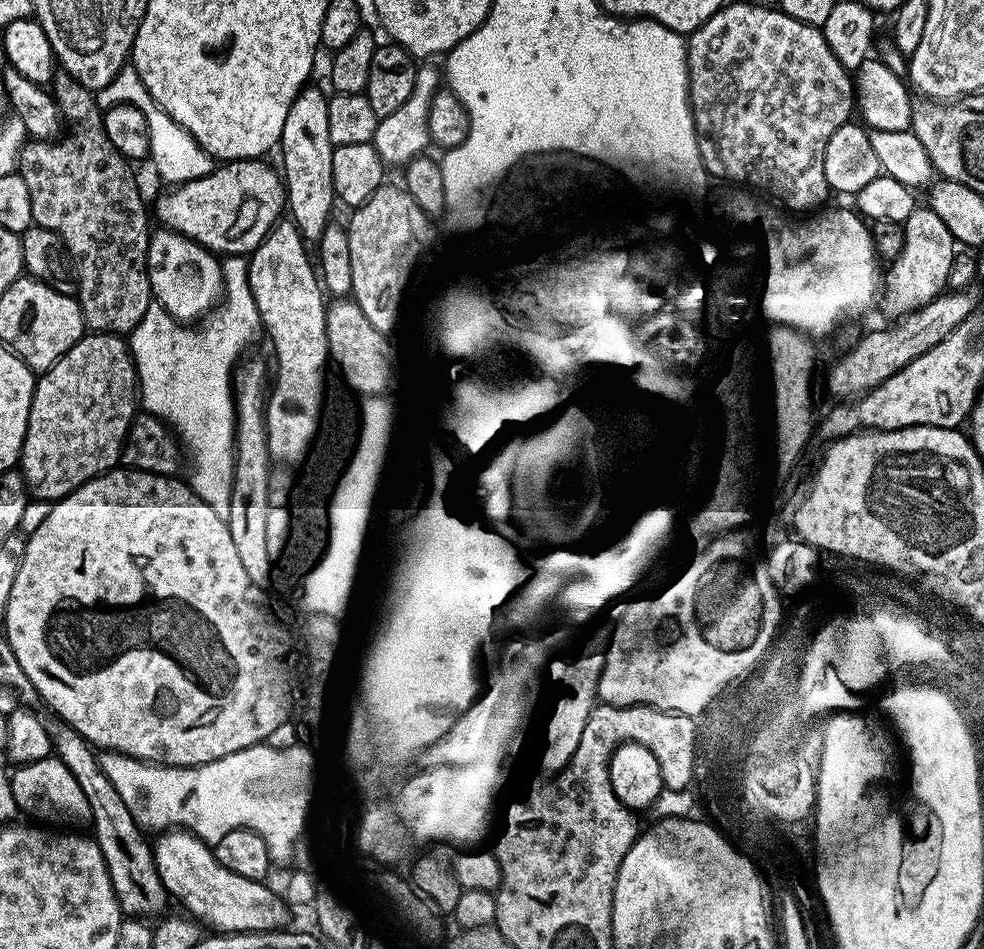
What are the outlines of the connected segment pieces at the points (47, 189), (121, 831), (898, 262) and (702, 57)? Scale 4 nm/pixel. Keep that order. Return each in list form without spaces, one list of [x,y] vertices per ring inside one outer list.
[[[63,70],[57,71],[55,73],[54,79],[51,81],[50,88],[56,97],[56,104],[58,105],[58,107],[60,107],[61,117],[63,117],[63,119],[67,121],[67,123],[68,123],[68,120],[70,123],[72,123],[72,133],[70,133],[69,136],[65,138],[65,140],[60,140],[61,138],[53,138],[51,140],[29,139],[27,143],[25,143],[23,147],[21,147],[20,149],[20,154],[18,157],[18,174],[26,182],[26,190],[30,190],[30,210],[32,211],[33,221],[43,226],[46,230],[54,230],[54,234],[58,234],[58,238],[62,238],[62,242],[64,243],[64,248],[68,252],[68,259],[70,261],[71,267],[74,269],[74,288],[76,284],[76,289],[74,289],[74,295],[76,299],[80,301],[80,314],[84,318],[85,325],[87,325],[87,327],[91,329],[92,332],[106,332],[109,334],[128,334],[128,333],[131,333],[132,329],[138,326],[138,322],[142,318],[142,314],[146,314],[148,305],[153,303],[153,300],[154,300],[154,297],[152,294],[152,287],[148,284],[148,267],[146,266],[146,250],[148,249],[148,237],[150,235],[150,227],[148,228],[148,216],[150,220],[150,214],[149,214],[149,211],[147,214],[147,212],[144,210],[143,202],[140,201],[140,188],[138,185],[136,185],[136,180],[134,177],[132,177],[131,170],[128,169],[128,168],[131,168],[129,161],[124,159],[124,155],[122,155],[121,152],[119,152],[118,150],[114,150],[114,146],[110,146],[110,138],[106,138],[106,134],[104,133],[104,126],[102,123],[102,116],[96,107],[96,102],[93,96],[93,93],[89,91],[89,89],[83,88],[82,85],[79,84],[79,82],[75,80],[75,78],[73,78],[72,76],[69,76],[68,73]]]
[[[55,723],[48,724],[48,737],[52,740],[55,759],[63,762],[66,770],[74,774],[74,782],[78,782],[78,786],[82,786],[82,794],[86,794],[86,802],[92,811],[90,824],[91,827],[96,827],[94,839],[102,850],[102,858],[106,862],[106,870],[110,874],[121,913],[132,918],[159,917],[159,912],[164,908],[164,900],[169,899],[169,894],[156,873],[152,848],[144,841],[145,833],[136,823],[136,818],[130,814],[126,802],[122,802],[118,790],[114,790],[110,778],[102,774],[93,745],[81,738],[70,725]]]
[[[920,206],[910,218],[905,220],[904,248],[895,260],[891,261],[886,272],[886,287],[882,292],[882,300],[888,303],[892,312],[907,314],[925,308],[931,300],[941,295],[949,287],[948,279],[952,276],[952,263],[956,260],[958,242],[950,234],[946,222],[931,208]]]
[[[728,2],[723,8],[717,10],[702,27],[694,29],[687,37],[686,43],[688,45],[688,93],[692,102],[692,116],[696,119],[696,131],[706,145],[707,155],[711,159],[712,156],[716,159],[717,170],[722,175],[737,180],[740,183],[737,185],[763,190],[769,197],[779,201],[785,209],[819,209],[821,207],[819,204],[827,196],[830,196],[828,179],[824,169],[826,146],[830,142],[831,136],[834,135],[834,130],[838,130],[844,124],[849,123],[854,116],[853,77],[850,75],[849,69],[844,68],[842,62],[838,62],[838,58],[830,50],[823,31],[815,24],[798,22],[798,18],[790,18],[776,6],[767,8],[764,4],[732,4],[732,2]]]

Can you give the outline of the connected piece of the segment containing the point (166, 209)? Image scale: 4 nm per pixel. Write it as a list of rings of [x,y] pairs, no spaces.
[[[257,158],[254,160],[229,160],[227,162],[221,163],[219,166],[213,167],[212,171],[208,173],[207,176],[199,176],[196,180],[188,180],[184,184],[177,184],[175,186],[169,187],[168,192],[164,192],[156,200],[156,214],[154,210],[154,216],[160,219],[159,223],[171,230],[171,232],[177,232],[185,236],[187,240],[193,240],[196,244],[201,244],[203,248],[207,248],[209,252],[213,254],[227,254],[228,256],[244,256],[245,254],[250,254],[257,248],[262,241],[264,241],[264,236],[271,230],[273,225],[276,224],[277,220],[281,217],[281,214],[286,208],[286,197],[284,194],[284,181],[282,179],[281,173],[276,172],[268,164],[263,164],[265,161],[263,159]]]

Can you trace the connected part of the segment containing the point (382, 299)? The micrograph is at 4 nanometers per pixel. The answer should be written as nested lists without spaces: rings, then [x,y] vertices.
[[[382,186],[370,194],[365,204],[351,213],[346,224],[350,248],[350,273],[353,279],[351,299],[366,314],[366,322],[381,334],[400,320],[404,303],[408,300],[408,287],[424,260],[428,248],[430,218],[410,198],[407,188]]]

